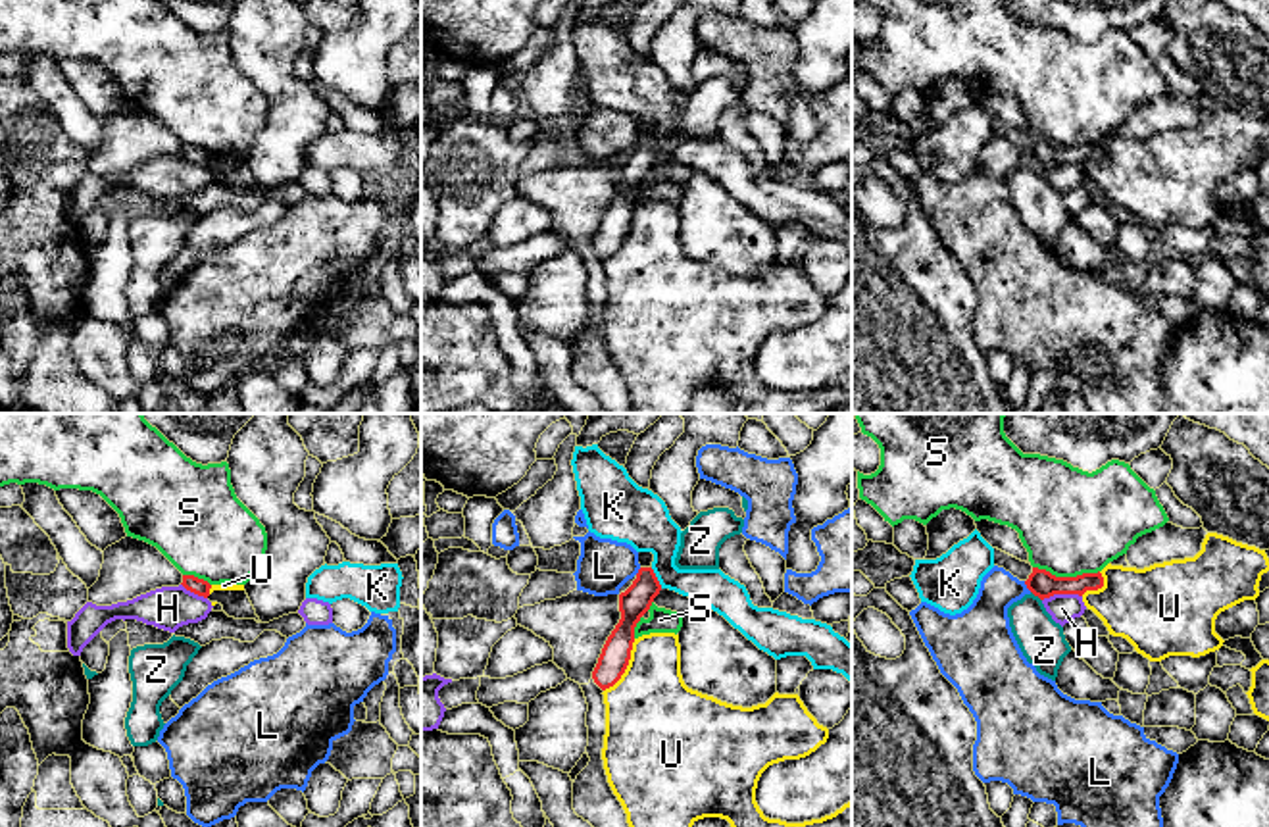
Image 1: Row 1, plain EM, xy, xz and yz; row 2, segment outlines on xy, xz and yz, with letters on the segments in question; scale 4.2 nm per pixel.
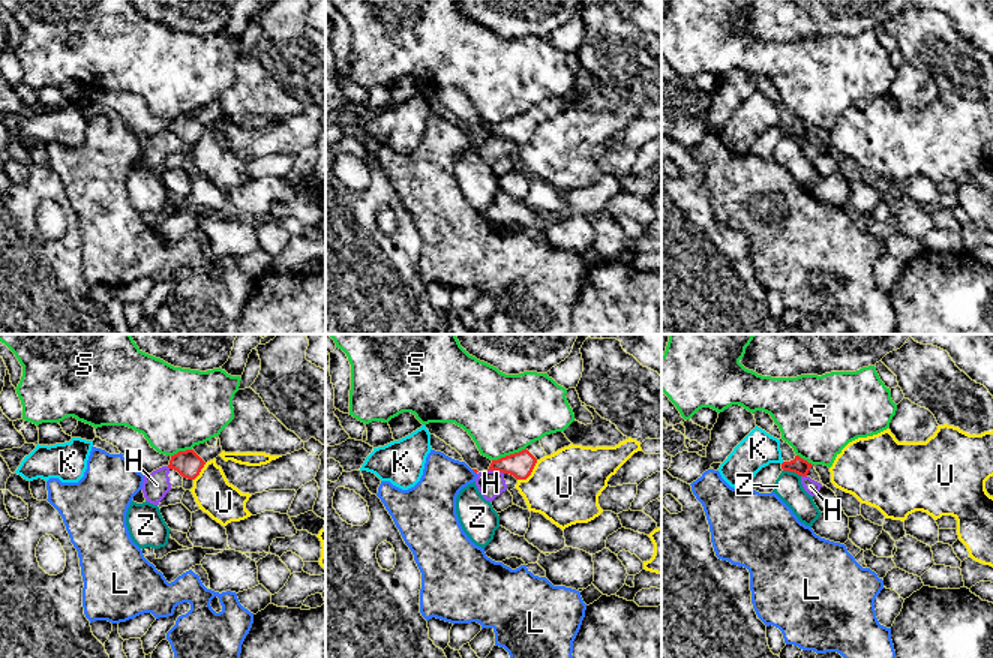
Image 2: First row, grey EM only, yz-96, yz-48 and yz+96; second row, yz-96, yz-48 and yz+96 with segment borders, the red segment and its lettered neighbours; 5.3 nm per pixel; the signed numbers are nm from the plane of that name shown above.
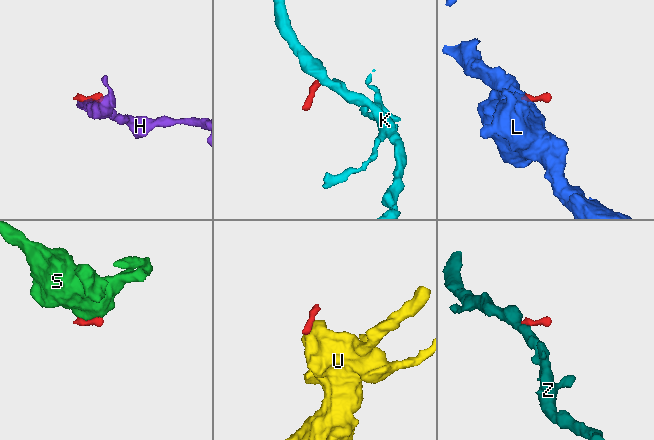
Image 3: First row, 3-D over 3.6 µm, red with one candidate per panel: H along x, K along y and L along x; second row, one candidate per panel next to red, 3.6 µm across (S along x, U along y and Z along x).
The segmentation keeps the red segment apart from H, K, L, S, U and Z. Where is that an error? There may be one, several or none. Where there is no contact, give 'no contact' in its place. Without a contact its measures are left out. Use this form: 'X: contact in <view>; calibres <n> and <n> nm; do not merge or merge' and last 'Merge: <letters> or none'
H: contact in yz; calibres 110 and 120 nm; do not merge
K: contact in xz; calibres 120 and 220 nm; do not merge
L: contact in yz; calibres 110 and 220 nm; do not merge
S: contact in yz; calibres 110 and 440 nm; do not merge
U: contact in xz; calibres 120 and 400 nm; do not merge
Z: contact in yz; calibres 110 and 190 nm; do not merge
Merge: none

